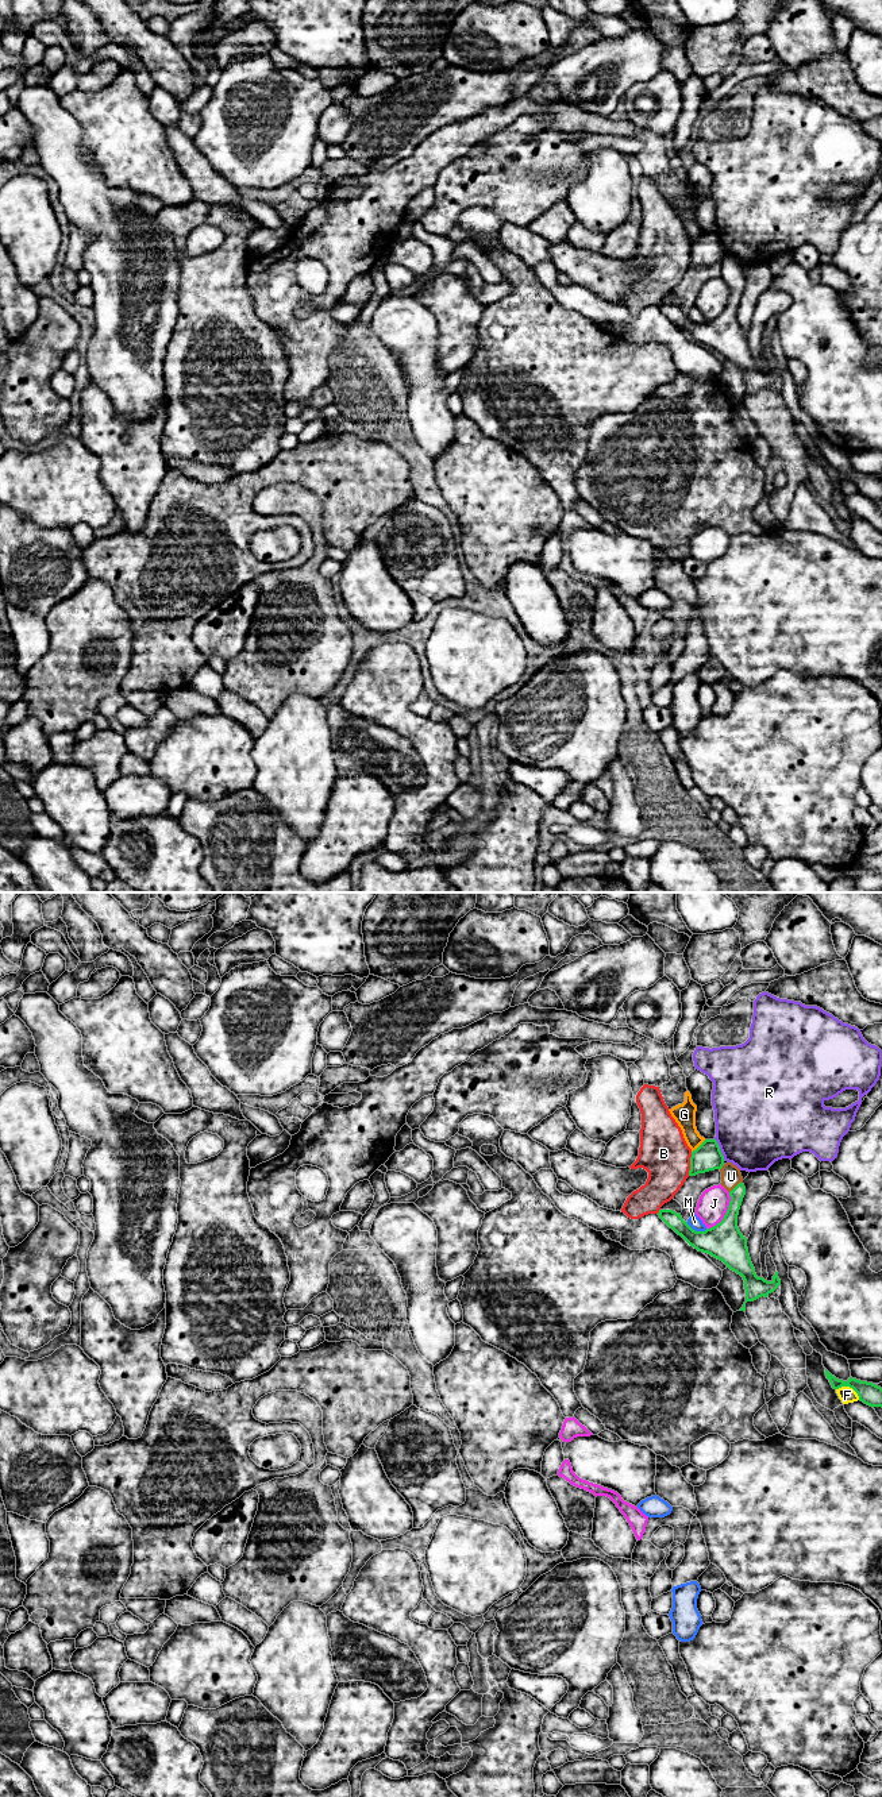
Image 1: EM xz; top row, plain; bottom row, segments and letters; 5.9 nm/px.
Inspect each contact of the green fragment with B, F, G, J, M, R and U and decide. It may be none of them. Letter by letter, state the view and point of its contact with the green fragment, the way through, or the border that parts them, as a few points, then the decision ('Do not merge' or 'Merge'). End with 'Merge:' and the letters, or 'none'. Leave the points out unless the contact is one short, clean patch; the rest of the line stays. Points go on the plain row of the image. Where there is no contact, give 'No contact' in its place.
B: Touches green at xz (690, 257). Do not merge
F: Touches green at xz (850, 479). Boundary: xz (836, 481), (850, 479), (859, 492). Do not merge
G: Touches green at xz (700, 238). Boundary: xz (705, 232), (692, 245). Do not merge
J: Touches green at xz (725, 307). Boundary: xz (730, 285), (730, 297), (724, 309), (707, 322). Do not merge
M: Touches green at xz (697, 324). Boundary: xz (686, 315), (696, 323), (707, 322). Do not merge
R: Touches green at xz (719, 242). Do not merge
U: Touches green at xz (736, 278). Merge
Merge: U

